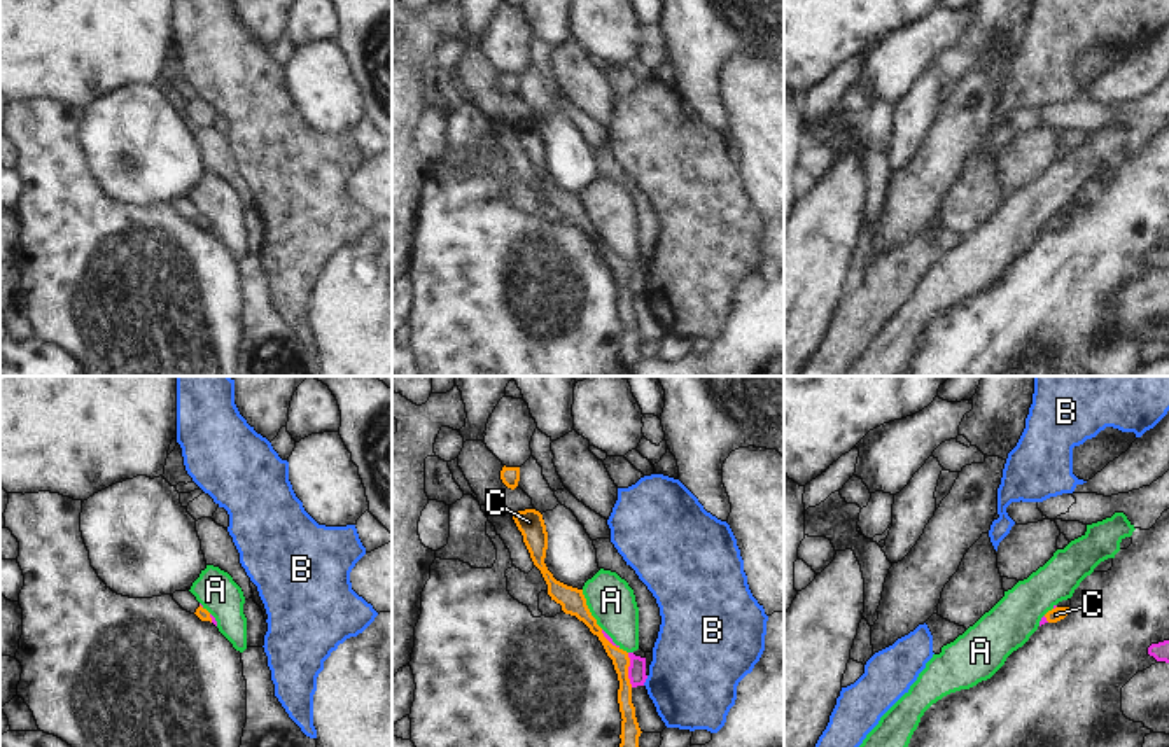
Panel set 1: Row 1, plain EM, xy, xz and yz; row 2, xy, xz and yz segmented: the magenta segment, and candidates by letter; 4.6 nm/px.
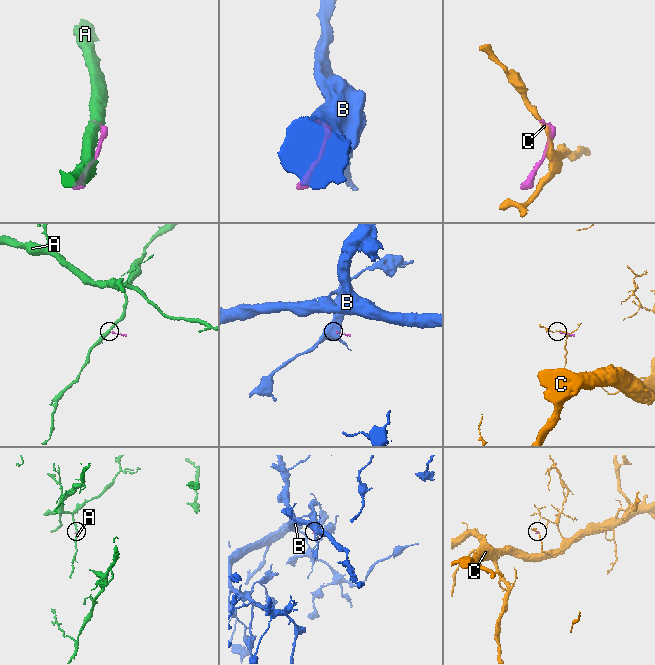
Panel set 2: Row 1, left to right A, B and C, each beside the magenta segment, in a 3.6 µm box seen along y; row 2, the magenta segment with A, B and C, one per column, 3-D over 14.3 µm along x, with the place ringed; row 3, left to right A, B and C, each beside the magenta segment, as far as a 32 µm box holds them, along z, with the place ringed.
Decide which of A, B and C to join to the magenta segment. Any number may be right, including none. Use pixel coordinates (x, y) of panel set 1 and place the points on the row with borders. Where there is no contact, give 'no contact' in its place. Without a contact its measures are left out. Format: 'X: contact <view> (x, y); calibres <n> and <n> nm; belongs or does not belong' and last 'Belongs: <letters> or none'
A: contact xz (630, 653); calibres 80 and 220 nm; belongs
B: contact xz (644, 681); calibres 80 and 420 nm; does not belong
C: contact xz (629, 670); calibres 80 and 80 nm; does not belong
Belongs: A

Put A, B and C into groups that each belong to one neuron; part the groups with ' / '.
A / B / C

